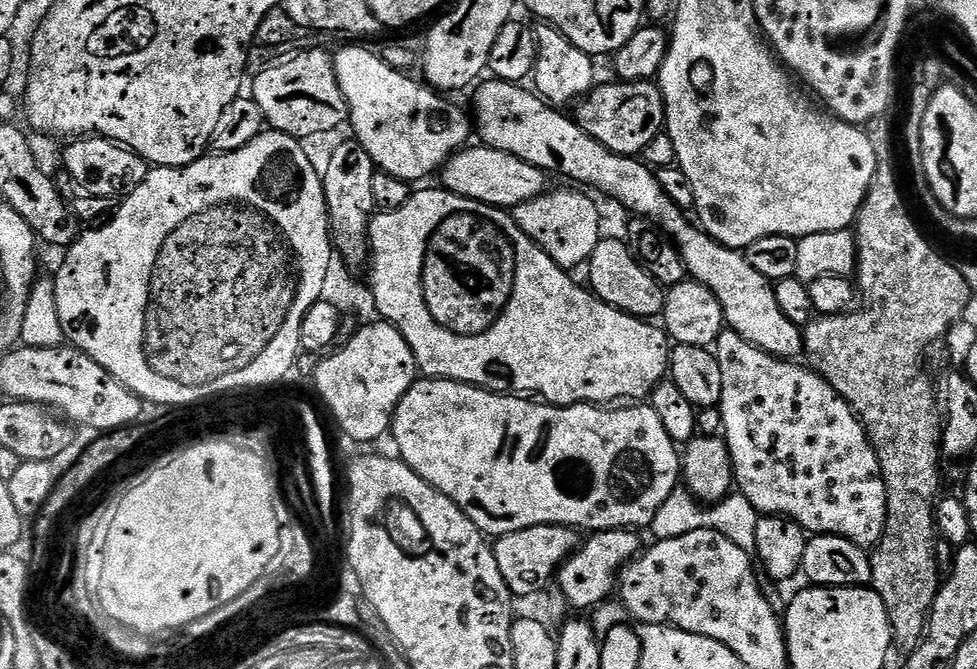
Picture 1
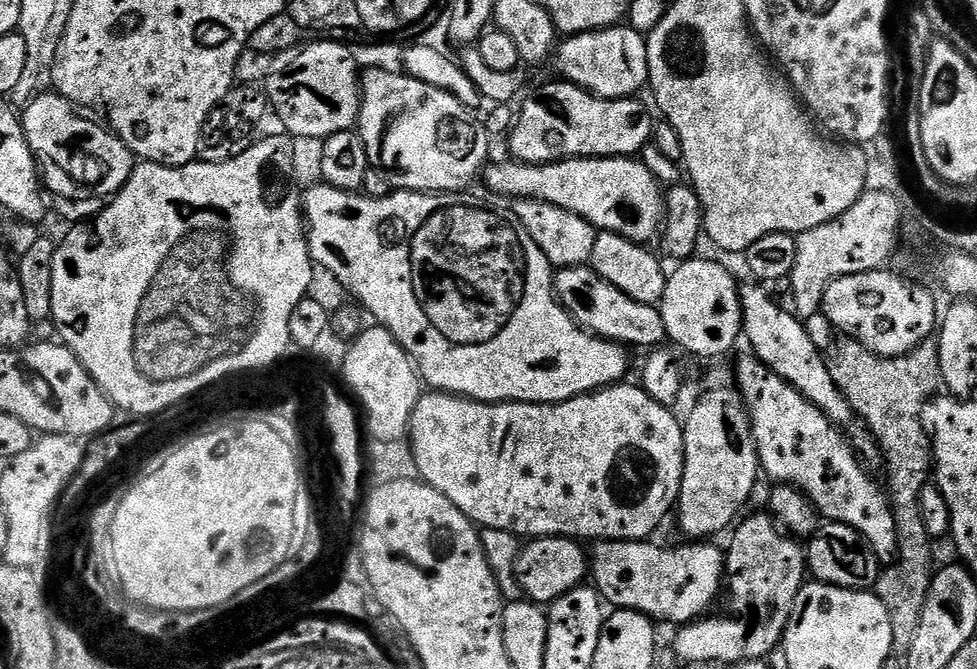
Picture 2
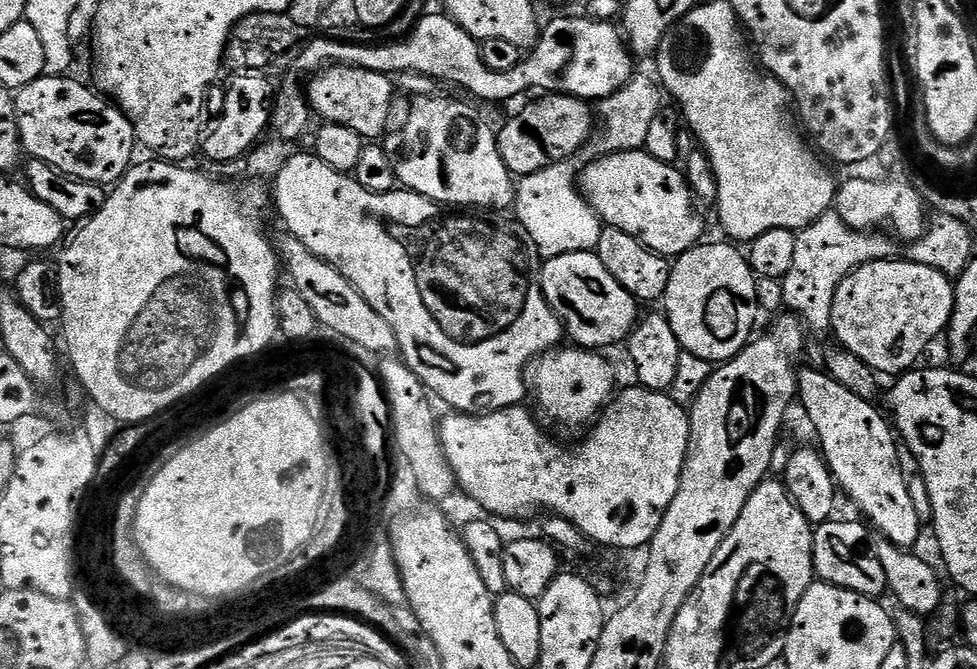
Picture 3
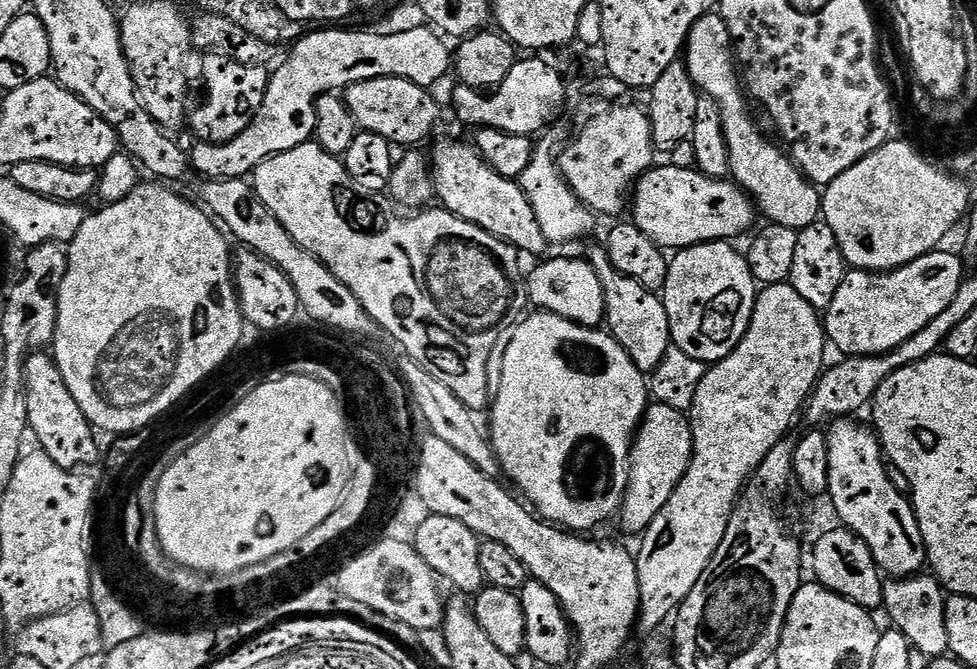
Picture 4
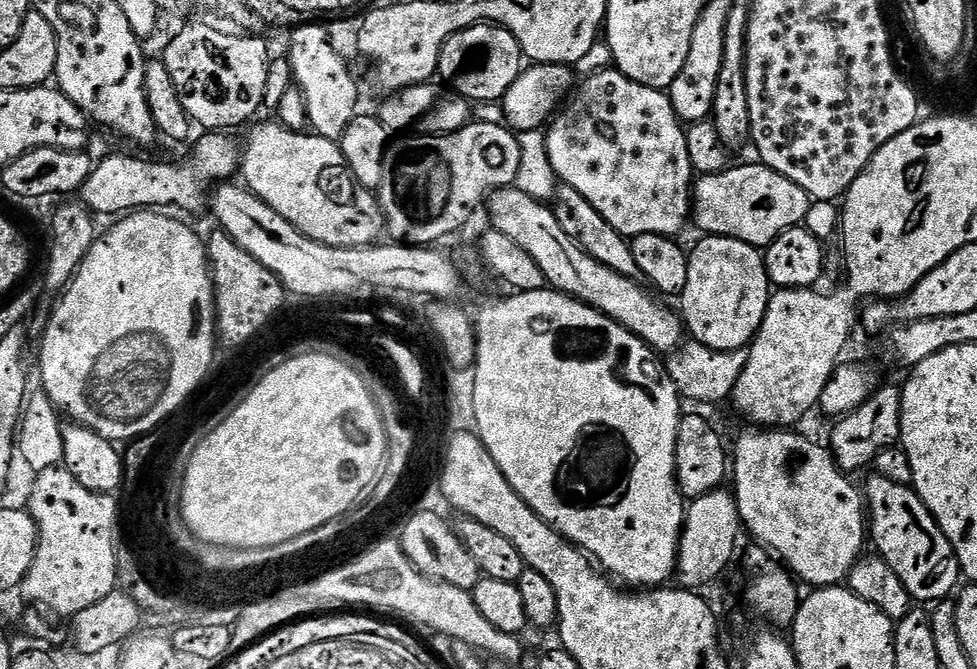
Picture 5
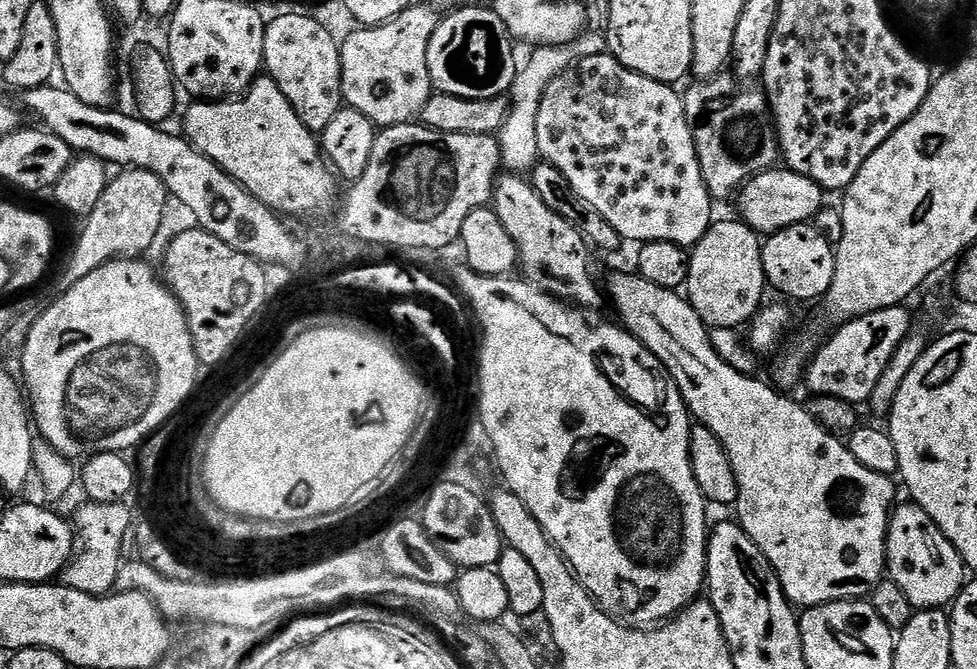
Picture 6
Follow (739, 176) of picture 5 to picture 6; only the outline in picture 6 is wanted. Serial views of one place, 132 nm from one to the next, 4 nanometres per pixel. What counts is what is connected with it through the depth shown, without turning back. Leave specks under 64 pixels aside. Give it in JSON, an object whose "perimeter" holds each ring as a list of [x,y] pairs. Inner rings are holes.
{"perimeter":[[[777,166],[758,174],[744,185],[738,196],[741,212],[739,215],[744,223],[749,224],[758,234],[771,234],[795,224],[815,221],[821,208],[825,207],[824,199],[824,189],[819,188],[810,178],[802,178],[802,174]]]}

